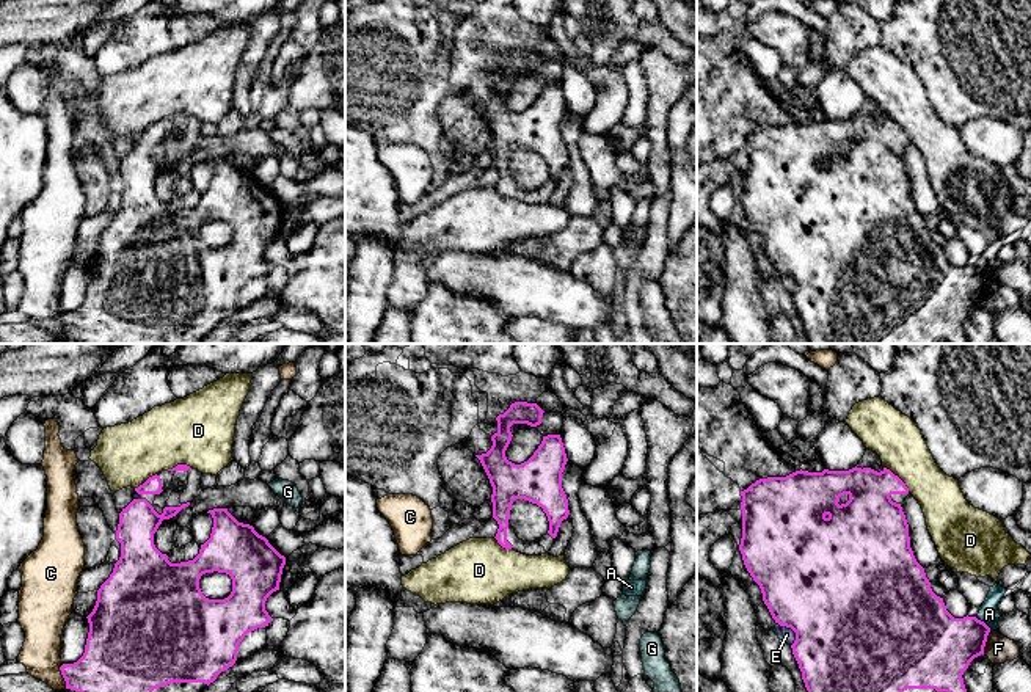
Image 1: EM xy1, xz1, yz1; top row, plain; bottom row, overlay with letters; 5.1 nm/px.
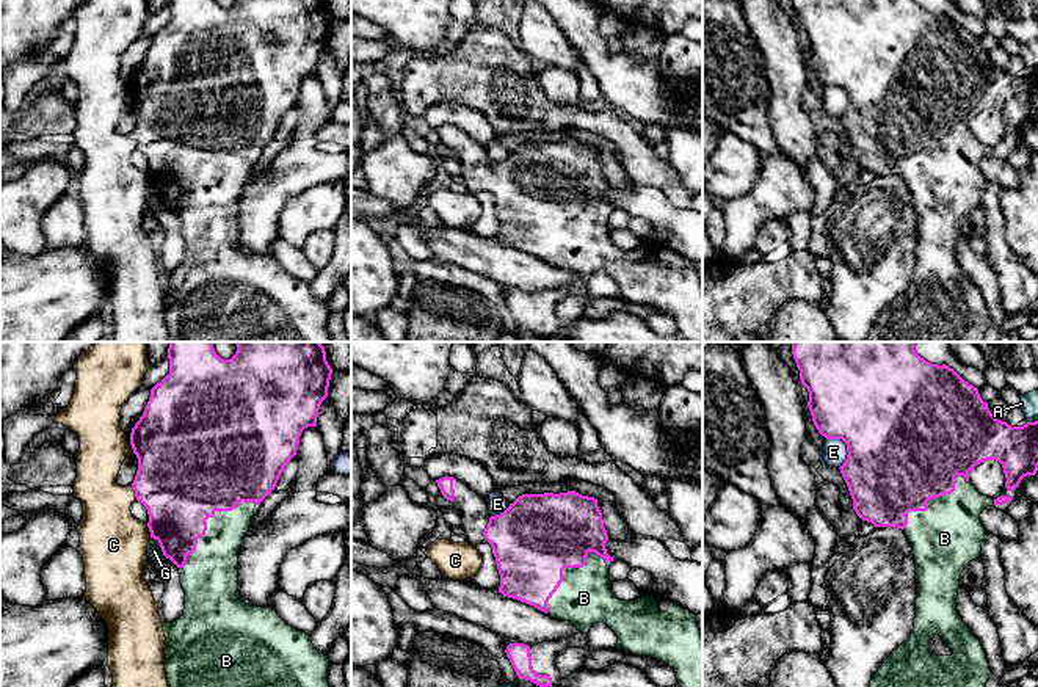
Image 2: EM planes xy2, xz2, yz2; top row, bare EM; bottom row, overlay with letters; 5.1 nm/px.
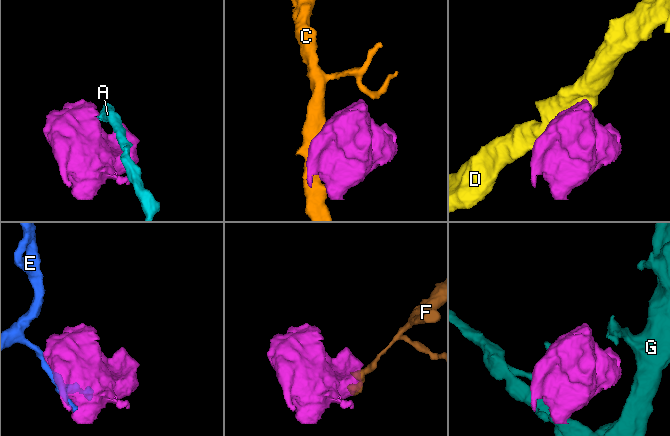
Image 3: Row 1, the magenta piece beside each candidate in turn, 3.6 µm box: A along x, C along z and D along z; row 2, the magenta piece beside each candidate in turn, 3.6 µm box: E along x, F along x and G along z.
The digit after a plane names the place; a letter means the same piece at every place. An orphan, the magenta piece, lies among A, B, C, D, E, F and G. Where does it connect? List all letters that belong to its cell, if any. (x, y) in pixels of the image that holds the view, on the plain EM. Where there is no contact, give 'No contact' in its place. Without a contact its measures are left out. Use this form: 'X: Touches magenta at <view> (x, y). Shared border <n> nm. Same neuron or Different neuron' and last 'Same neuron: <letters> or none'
A: Touches magenta at yz1 (983, 270). Shared border 110 nm. Different neuron
B: Touches magenta at xy2 (206, 168). Shared border 500 nm. Same neuron
C: Touches magenta at xy2 (135, 141). Shared border 80 nm. Different neuron
D: Touches magenta at yz1 (899, 127). Shared border 180 nm. Different neuron
E: Touches magenta at yz2 (847, 96). Shared border 170 nm. Different neuron
F: Touches magenta at yz1 (986, 289). Shared border 130 nm. Different neuron
G: Touches magenta at xy2 (160, 195). Shared border 130 nm. Different neuron
Same neuron: B

